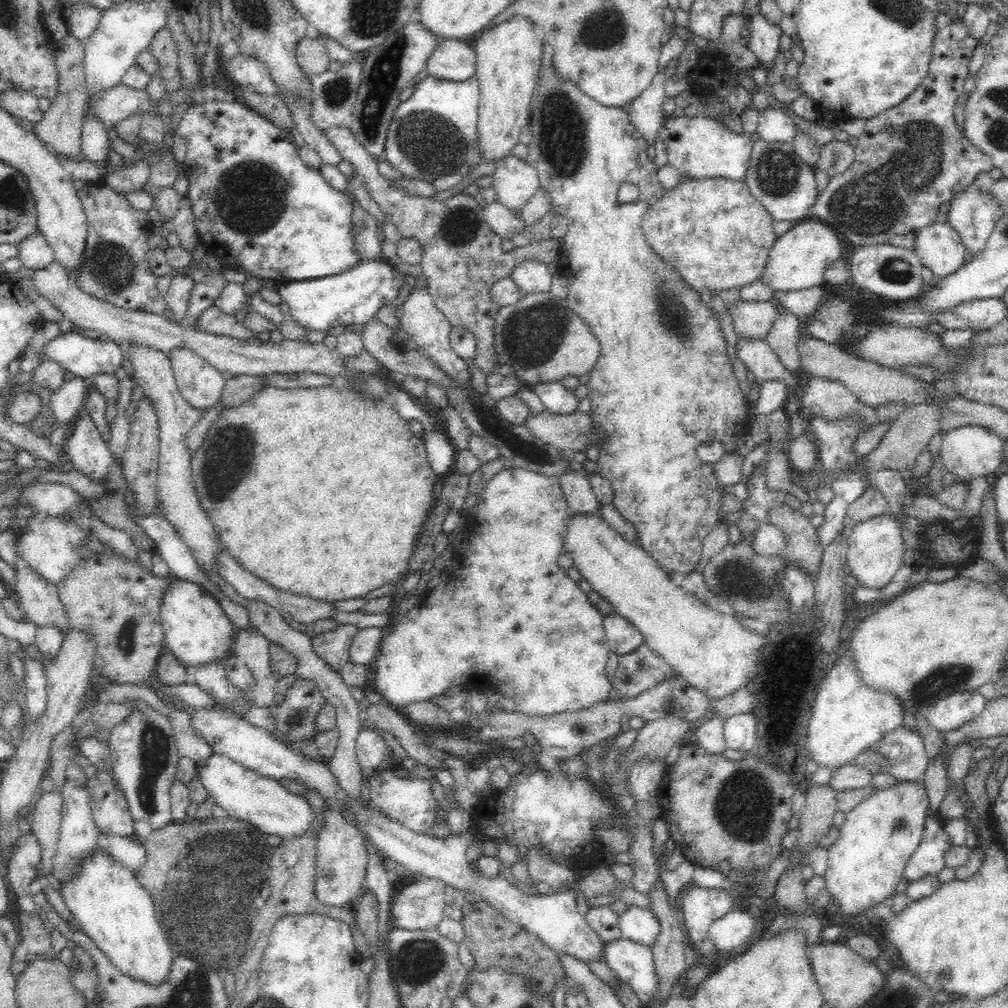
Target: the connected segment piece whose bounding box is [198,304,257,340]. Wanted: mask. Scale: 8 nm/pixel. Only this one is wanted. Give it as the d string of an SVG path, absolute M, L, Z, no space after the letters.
M216 305L210 306L198 318L198 329L239 340L252 340L257 334L246 328L234 315L224 314Z

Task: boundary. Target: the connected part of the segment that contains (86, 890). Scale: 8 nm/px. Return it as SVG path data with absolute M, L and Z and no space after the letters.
M100 850L80 870L64 887L57 887L75 918L76 928L84 931L122 974L150 986L162 985L170 976L173 952L156 918L154 902L136 881L134 871Z

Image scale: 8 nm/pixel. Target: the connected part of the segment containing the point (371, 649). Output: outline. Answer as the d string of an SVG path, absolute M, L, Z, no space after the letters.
M370 626L355 633L349 648L349 661L354 664L370 665L375 660L384 636L384 628Z

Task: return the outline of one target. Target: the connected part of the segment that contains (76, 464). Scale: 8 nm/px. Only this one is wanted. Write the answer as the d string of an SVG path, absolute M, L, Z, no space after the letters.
M84 406L71 424L62 450L72 469L104 484L114 459Z

